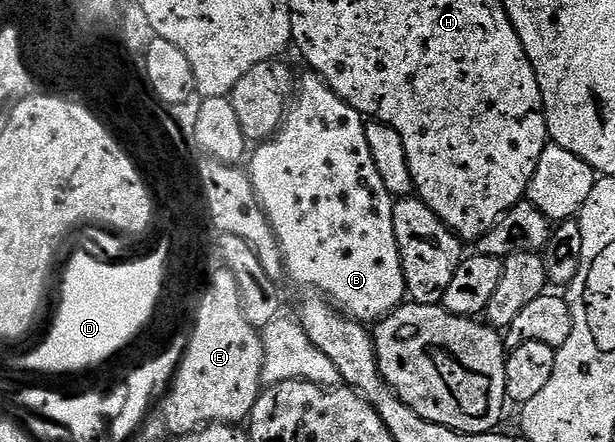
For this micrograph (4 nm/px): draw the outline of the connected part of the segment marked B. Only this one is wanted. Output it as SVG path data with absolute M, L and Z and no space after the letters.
M306 71L306 74L299 76L296 81L296 92L289 102L286 117L282 120L282 126L278 132L268 141L263 141L257 146L258 149L249 154L248 172L250 182L256 191L258 201L262 204L262 209L266 213L266 218L270 220L272 231L280 243L282 258L286 264L286 277L294 280L298 285L307 285L310 289L319 289L323 298L329 299L347 317L354 318L355 321L363 323L377 323L390 313L393 313L399 305L407 300L406 280L404 279L404 267L400 259L400 251L396 243L396 231L394 230L394 206L395 198L390 196L388 187L384 187L384 182L380 179L380 171L376 171L376 163L372 163L372 151L368 151L368 139L366 138L367 122L362 114L344 103L328 87L328 83L313 71Z

